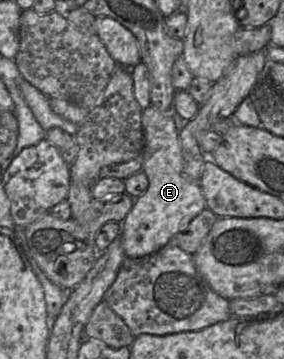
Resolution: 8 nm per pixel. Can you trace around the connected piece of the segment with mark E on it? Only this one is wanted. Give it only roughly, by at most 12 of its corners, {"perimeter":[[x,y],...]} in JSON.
{"perimeter":[[169,110],[142,113],[142,171],[119,237],[155,253],[206,208]]}

